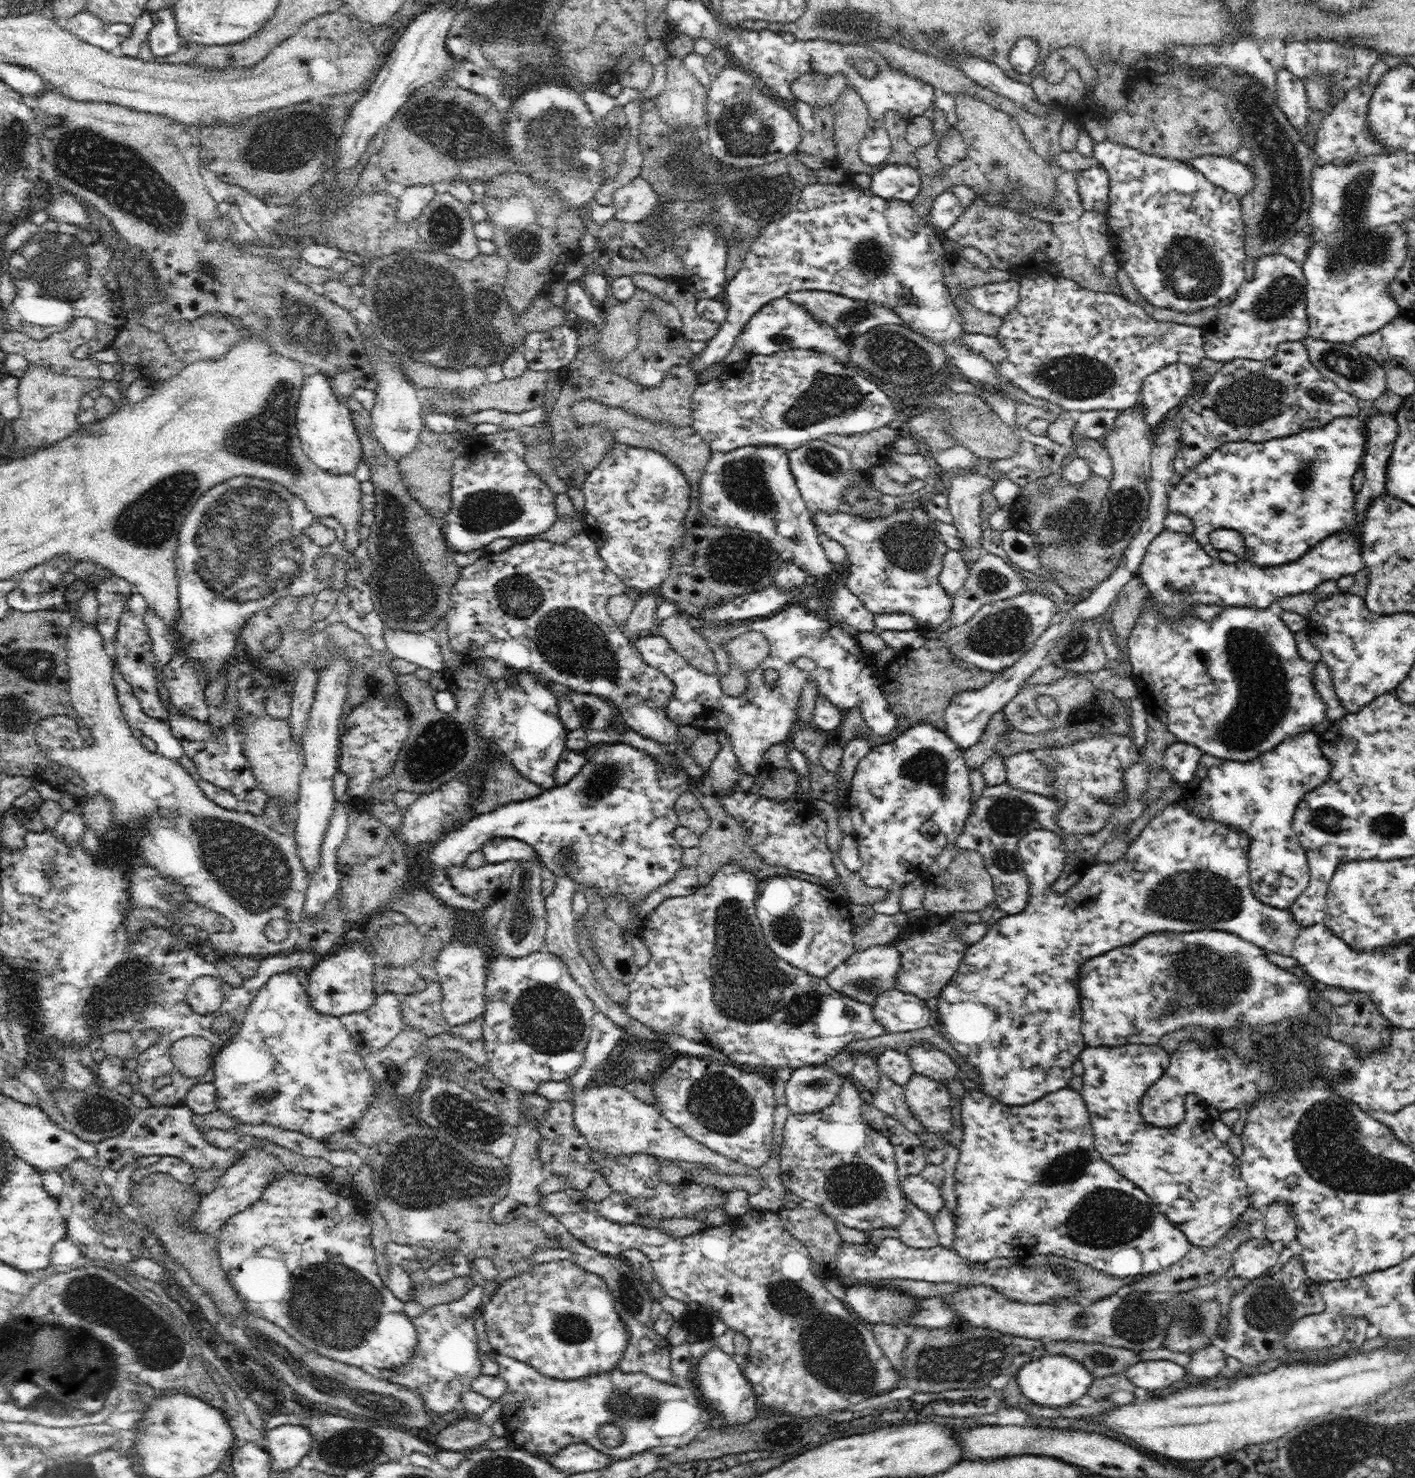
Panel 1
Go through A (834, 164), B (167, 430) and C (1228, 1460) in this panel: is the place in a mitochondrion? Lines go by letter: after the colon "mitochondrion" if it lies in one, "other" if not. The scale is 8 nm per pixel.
A: other
B: other
C: other

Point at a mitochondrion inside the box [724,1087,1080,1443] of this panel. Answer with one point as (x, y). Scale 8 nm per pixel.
(834, 1352)

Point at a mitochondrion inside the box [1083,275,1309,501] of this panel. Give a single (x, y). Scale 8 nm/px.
(1249, 400)

